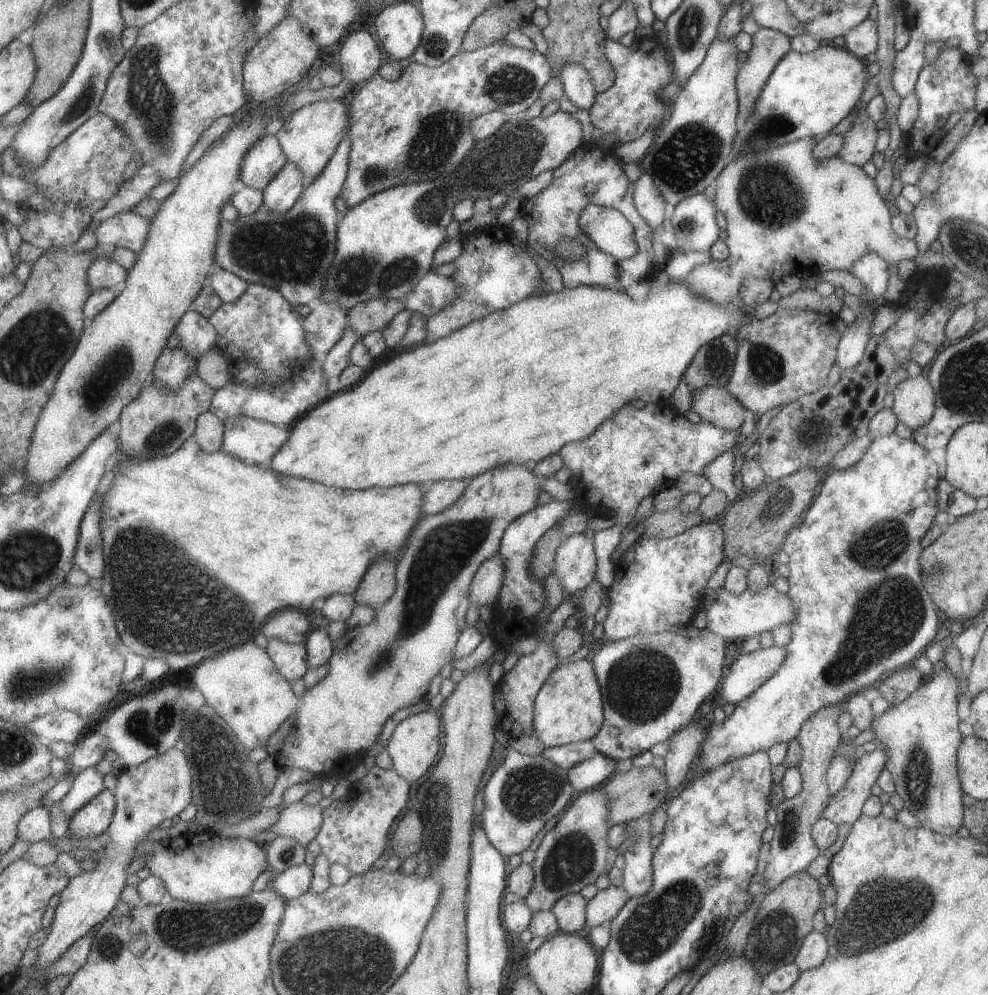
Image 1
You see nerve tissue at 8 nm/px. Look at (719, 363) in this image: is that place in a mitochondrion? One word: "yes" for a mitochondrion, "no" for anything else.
yes

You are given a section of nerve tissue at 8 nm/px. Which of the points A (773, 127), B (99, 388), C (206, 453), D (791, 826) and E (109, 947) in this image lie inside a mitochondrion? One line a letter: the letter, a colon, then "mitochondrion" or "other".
A: mitochondrion
B: mitochondrion
C: other
D: mitochondrion
E: mitochondrion

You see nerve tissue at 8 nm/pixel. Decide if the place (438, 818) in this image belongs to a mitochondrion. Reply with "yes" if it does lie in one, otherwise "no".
yes

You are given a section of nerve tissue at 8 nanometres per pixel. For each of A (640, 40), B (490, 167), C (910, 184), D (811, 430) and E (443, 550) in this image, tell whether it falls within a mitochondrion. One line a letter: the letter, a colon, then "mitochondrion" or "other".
A: other
B: mitochondrion
C: other
D: mitochondrion
E: mitochondrion

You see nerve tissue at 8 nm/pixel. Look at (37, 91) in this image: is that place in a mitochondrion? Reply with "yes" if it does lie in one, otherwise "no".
no

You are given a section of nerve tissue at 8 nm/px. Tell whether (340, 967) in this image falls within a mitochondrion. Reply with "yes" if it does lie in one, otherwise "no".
yes

